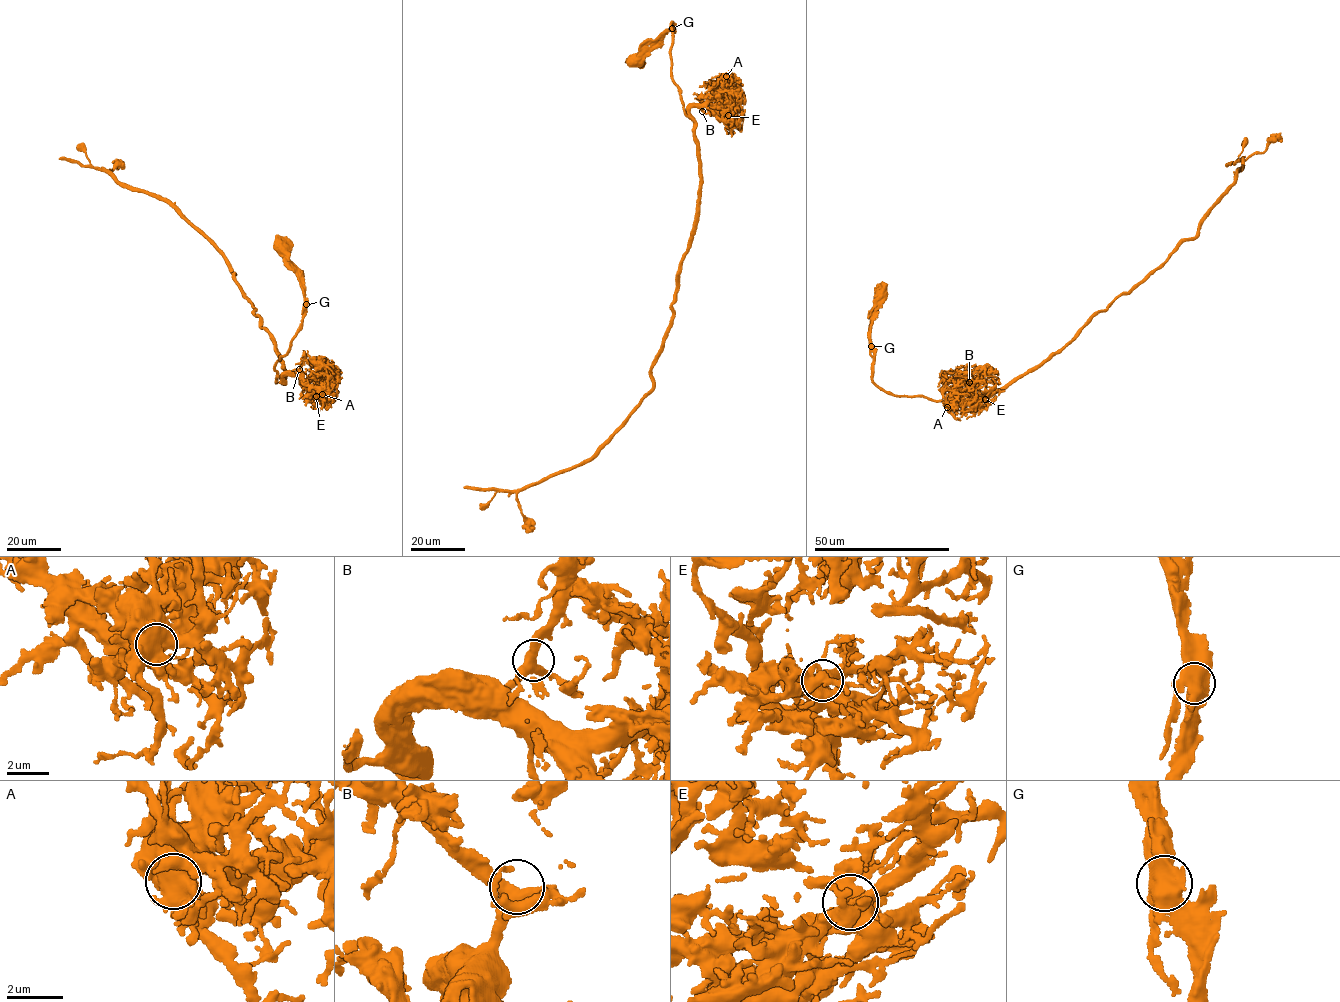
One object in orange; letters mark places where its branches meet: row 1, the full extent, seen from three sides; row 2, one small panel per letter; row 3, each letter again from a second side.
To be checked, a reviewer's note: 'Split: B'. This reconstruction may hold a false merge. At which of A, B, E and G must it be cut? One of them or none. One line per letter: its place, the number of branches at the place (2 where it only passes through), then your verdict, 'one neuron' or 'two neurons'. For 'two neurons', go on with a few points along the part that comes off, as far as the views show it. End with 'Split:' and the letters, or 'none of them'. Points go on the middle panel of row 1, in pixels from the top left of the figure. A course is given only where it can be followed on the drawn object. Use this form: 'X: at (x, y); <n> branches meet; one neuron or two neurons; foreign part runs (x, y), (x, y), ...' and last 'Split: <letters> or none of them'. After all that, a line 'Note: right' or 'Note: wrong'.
A: at (726, 76); 3 branches meet; one neuron
B: at (702, 111); 3 branches meet; one neuron
E: at (728, 115); 3 branches meet; one neuron
G: at (672, 28); 3 branches meet; one neuron
Split: none of them
Note: wrong

